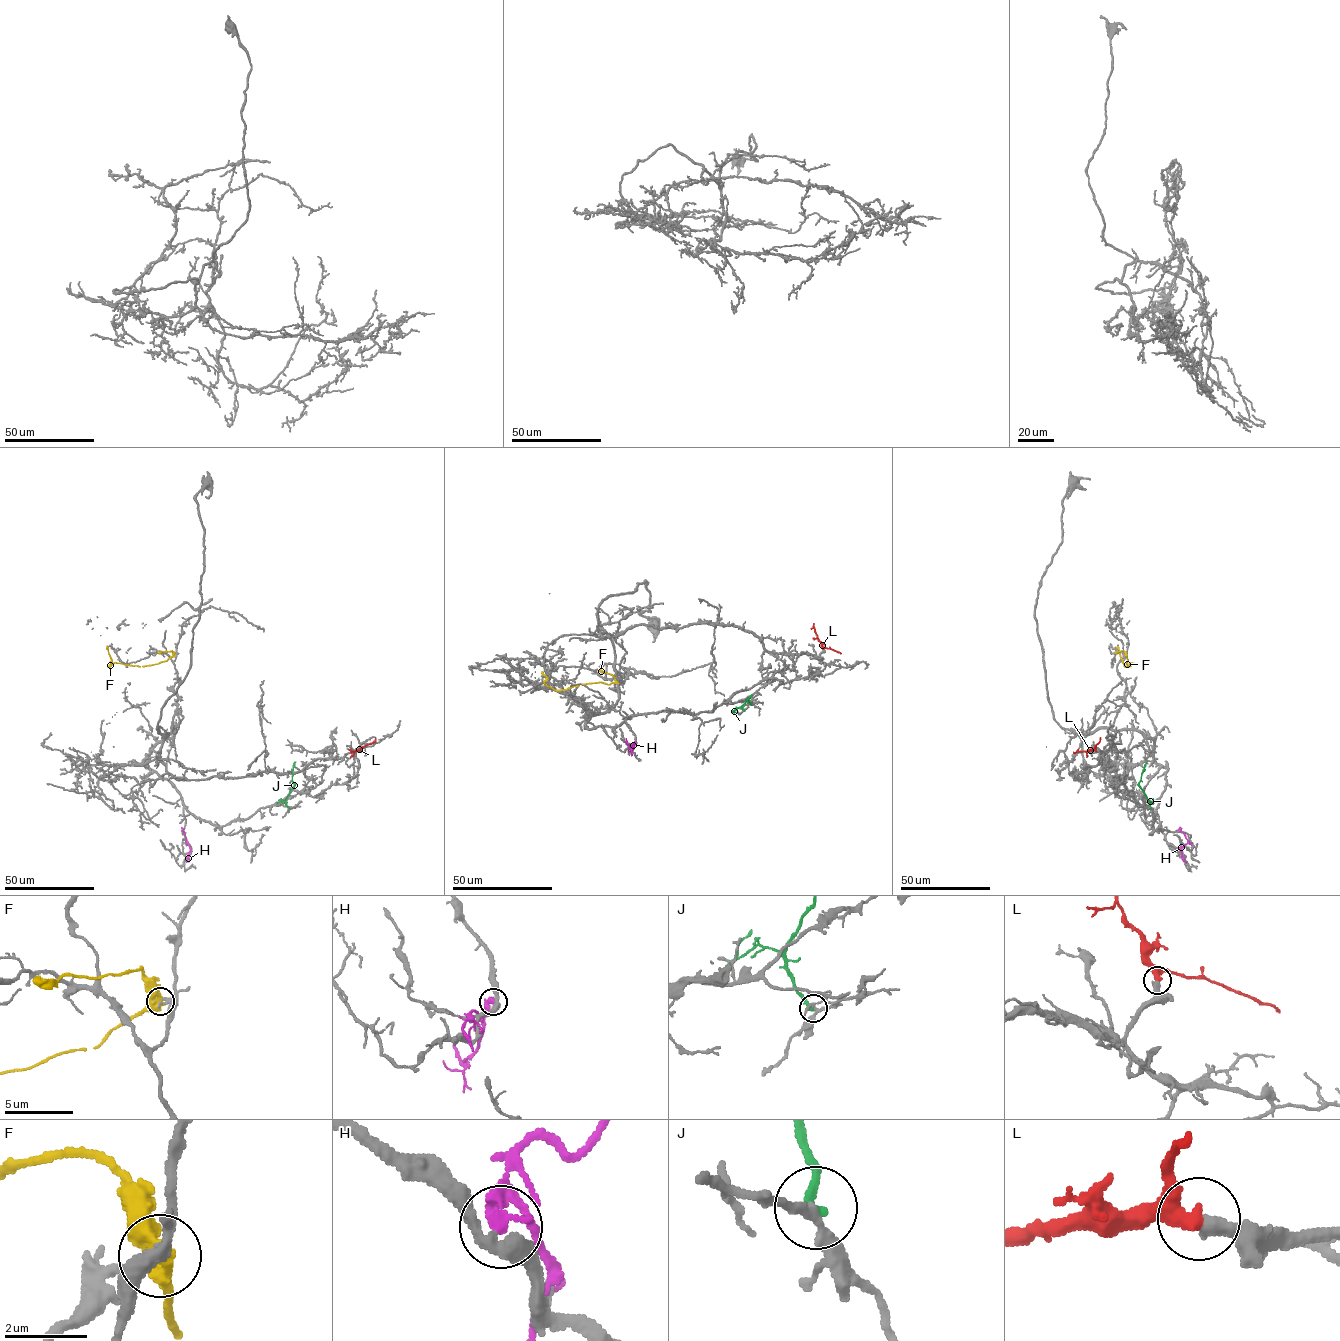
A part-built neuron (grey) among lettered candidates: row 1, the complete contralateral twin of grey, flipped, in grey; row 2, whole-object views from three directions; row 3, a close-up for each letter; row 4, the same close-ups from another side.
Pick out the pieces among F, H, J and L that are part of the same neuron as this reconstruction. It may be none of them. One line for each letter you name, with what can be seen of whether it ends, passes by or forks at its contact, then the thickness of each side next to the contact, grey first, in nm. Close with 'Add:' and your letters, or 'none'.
L: it passes by | 420/360 nm
Add: L

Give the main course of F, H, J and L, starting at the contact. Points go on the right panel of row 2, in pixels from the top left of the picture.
F: (1126, 655), (1128, 666), (1132, 664), (1131, 662), (1125, 666), (1117, 646)
H: (1180, 850), (1187, 839), (1180, 829), (1177, 830)
J: (1150, 808), (1139, 785), (1146, 762)
L: (1096, 750), (1073, 752)

